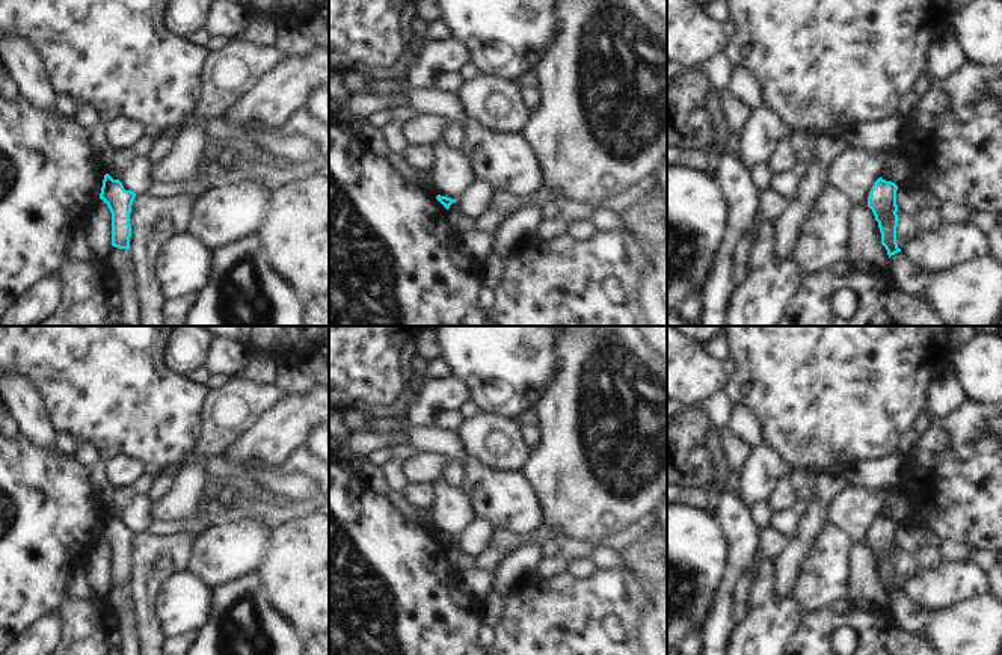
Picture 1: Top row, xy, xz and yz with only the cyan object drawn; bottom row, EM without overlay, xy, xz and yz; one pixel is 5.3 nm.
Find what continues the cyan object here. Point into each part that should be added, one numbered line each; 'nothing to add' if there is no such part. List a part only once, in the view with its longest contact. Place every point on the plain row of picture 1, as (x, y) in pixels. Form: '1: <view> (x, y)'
nothing to add

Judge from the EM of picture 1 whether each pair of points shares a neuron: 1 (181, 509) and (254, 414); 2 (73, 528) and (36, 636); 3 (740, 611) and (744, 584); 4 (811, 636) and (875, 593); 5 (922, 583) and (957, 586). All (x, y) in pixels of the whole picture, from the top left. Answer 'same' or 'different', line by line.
1: same
2: different
3: same
4: different
5: same

